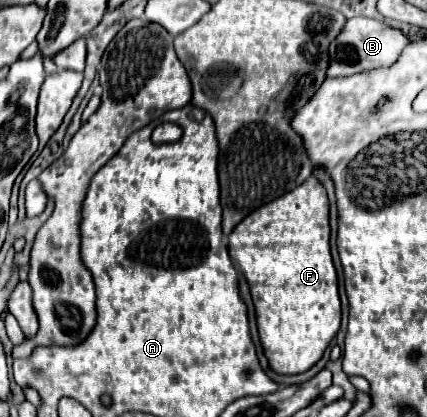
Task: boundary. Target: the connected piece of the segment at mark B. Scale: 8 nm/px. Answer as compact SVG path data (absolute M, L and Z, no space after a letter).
M353 17L343 25L343 29L335 37L335 41L331 41L329 67L325 73L327 73L327 77L339 77L339 75L355 75L365 69L387 67L387 65L395 63L395 59L401 55L401 51L407 43L409 41L401 31L387 27L383 21L367 19L367 17Z

